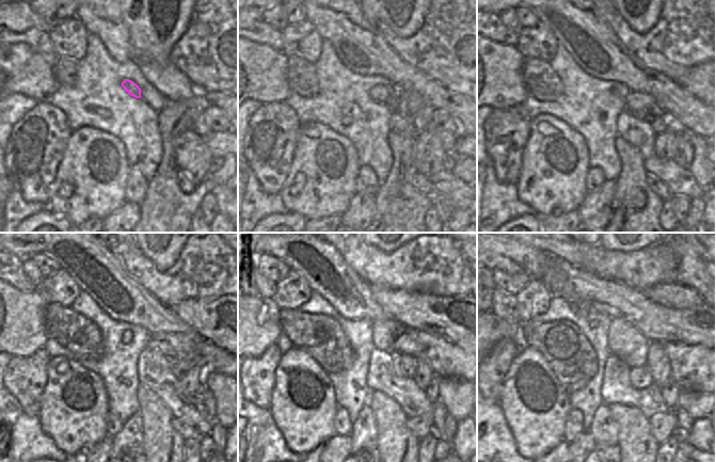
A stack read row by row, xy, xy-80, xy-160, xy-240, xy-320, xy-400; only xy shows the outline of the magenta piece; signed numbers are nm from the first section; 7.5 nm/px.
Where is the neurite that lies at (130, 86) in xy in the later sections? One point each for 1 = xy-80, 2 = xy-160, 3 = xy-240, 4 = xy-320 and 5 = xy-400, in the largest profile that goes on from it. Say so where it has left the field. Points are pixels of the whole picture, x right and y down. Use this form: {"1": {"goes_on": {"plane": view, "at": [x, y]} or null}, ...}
{"1": {"goes_on": {"plane": "xy-80", "at": [380, 94]}}, "2": {"goes_on": {"plane": "xy-160", "at": [642, 106]}}, "3": {"goes_on": {"plane": "xy-240", "at": [186, 346]}}, "4": {"goes_on": {"plane": "xy-320", "at": [447, 360]}}, "5": {"goes_on": {"plane": "xy-400", "at": [694, 368]}}}

